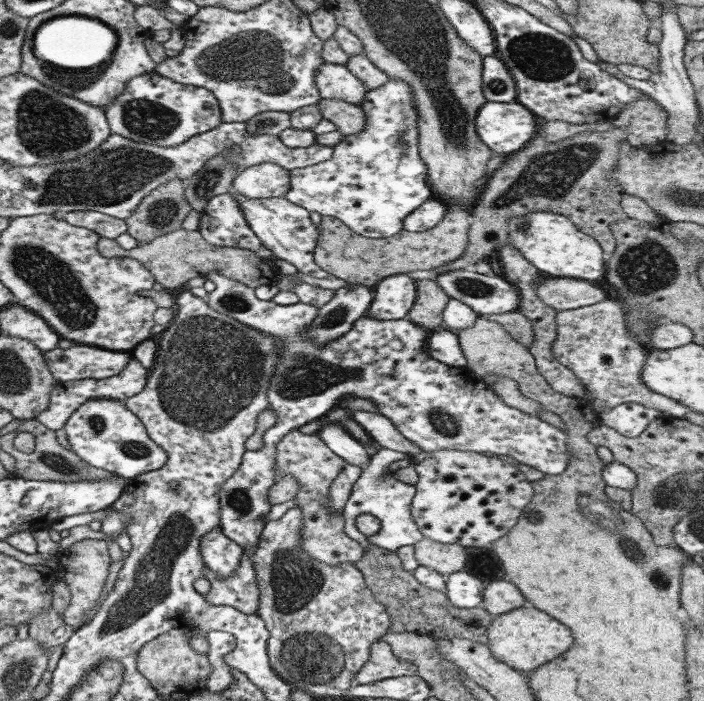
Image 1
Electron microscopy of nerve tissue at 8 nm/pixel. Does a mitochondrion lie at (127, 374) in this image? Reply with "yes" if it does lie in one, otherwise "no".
no

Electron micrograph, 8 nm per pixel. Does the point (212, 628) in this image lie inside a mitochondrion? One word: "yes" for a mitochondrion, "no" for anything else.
no

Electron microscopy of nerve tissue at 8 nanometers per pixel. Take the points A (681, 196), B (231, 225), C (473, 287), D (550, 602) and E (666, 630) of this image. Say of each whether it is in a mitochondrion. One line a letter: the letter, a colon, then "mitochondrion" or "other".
A: mitochondrion
B: other
C: mitochondrion
D: other
E: other

